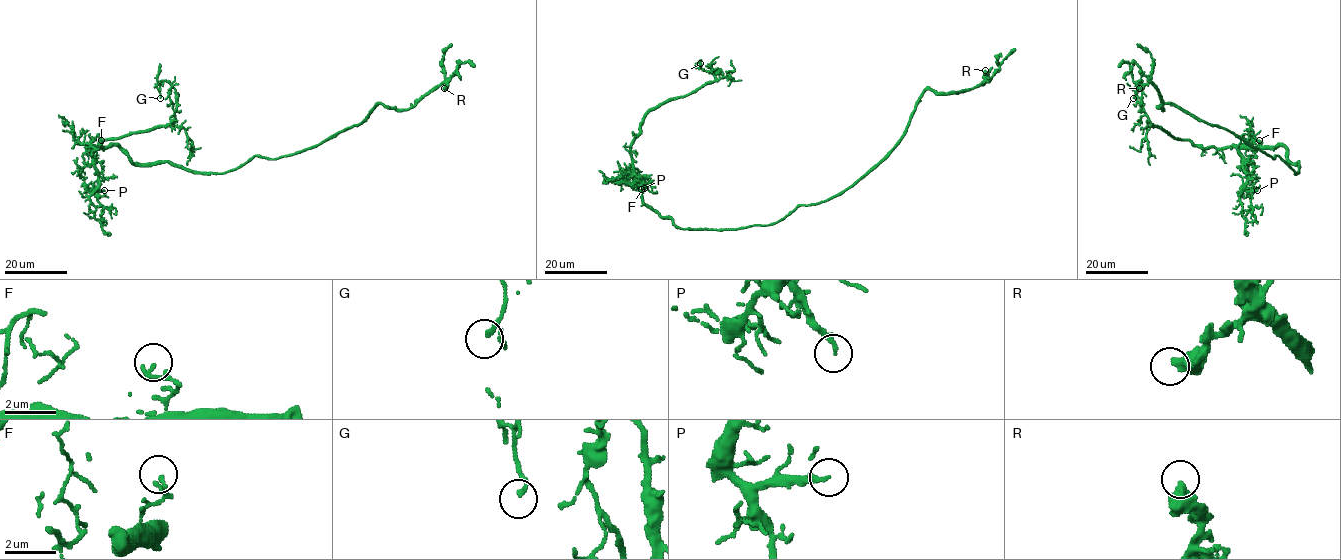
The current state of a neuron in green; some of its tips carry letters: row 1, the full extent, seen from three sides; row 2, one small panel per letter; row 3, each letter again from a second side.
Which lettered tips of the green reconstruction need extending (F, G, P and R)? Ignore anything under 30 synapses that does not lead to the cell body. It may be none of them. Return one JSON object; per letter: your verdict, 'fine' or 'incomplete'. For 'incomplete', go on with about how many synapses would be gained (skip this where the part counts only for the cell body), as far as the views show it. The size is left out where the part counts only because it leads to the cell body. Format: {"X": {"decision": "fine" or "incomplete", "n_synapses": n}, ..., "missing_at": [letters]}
{"F": {"decision": "fine"}, "G": {"decision": "fine"}, "P": {"decision": "fine"}, "R": {"decision": "incomplete", "n_synapses": 35}, "missing_at": ["R"]}

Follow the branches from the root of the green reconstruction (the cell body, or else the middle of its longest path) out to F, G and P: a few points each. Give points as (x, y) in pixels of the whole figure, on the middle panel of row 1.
F: (749, 227), (678, 228), (670, 218), (662, 217), (643, 202), (639, 191), (641, 189)
G: (749, 227), (678, 228), (638, 188), (630, 144), (640, 123), (712, 83), (717, 71), (700, 63)
P: (749, 227), (678, 228), (670, 218), (662, 217), (643, 202), (634, 170), (644, 188)

